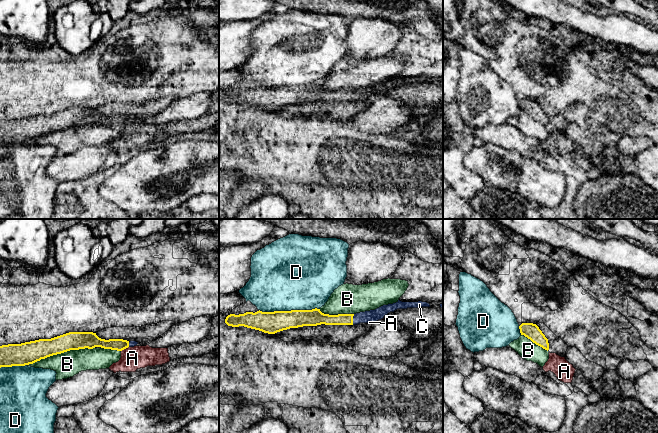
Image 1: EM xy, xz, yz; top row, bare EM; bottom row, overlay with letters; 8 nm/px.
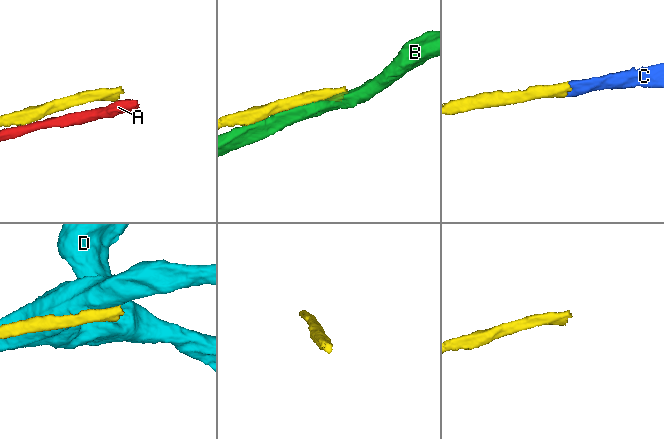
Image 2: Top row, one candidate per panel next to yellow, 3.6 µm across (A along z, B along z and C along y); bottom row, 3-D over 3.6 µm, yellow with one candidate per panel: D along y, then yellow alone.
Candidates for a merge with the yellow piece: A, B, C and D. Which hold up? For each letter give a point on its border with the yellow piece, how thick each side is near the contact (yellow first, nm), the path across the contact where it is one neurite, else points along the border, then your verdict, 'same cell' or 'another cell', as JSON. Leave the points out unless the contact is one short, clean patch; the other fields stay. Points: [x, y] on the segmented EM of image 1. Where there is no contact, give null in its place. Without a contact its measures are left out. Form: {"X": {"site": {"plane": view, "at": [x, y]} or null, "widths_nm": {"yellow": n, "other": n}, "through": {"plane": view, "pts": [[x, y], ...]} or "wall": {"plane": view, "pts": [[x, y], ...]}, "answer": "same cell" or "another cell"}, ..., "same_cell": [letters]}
{"A": {"site": {"plane": "xy", "at": [124, 348]}, "widths_nm": {"yellow": 100, "other": 190}, "wall": {"plane": "xy", "pts": [[128, 346], [121, 351]]}, "answer": "another cell"}, "B": {"site": {"plane": "xy", "at": [60, 353]}, "widths_nm": {"yellow": 180, "other": 200}, "answer": "another cell"}, "C": {"site": {"plane": "xz", "at": [352, 319]}, "widths_nm": {"yellow": 100, "other": 100}, "through": {"plane": "xz", "pts": [[341, 319], [352, 319], [373, 315]]}, "answer": "same cell"}, "D": {"site": {"plane": "xz", "at": [288, 311]}, "widths_nm": {"yellow": 180, "other": 480}, "answer": "another cell"}, "same_cell": ["C"]}

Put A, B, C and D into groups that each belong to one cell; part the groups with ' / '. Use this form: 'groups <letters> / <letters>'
groups A / B / C / D

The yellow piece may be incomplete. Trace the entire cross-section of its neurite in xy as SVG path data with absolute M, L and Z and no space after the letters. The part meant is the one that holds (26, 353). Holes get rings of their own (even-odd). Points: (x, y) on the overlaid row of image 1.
M69 332L51 339L0 346L0 368L33 364L70 350L101 347L122 351L137 344L136 341L123 339L101 339L93 332Z

